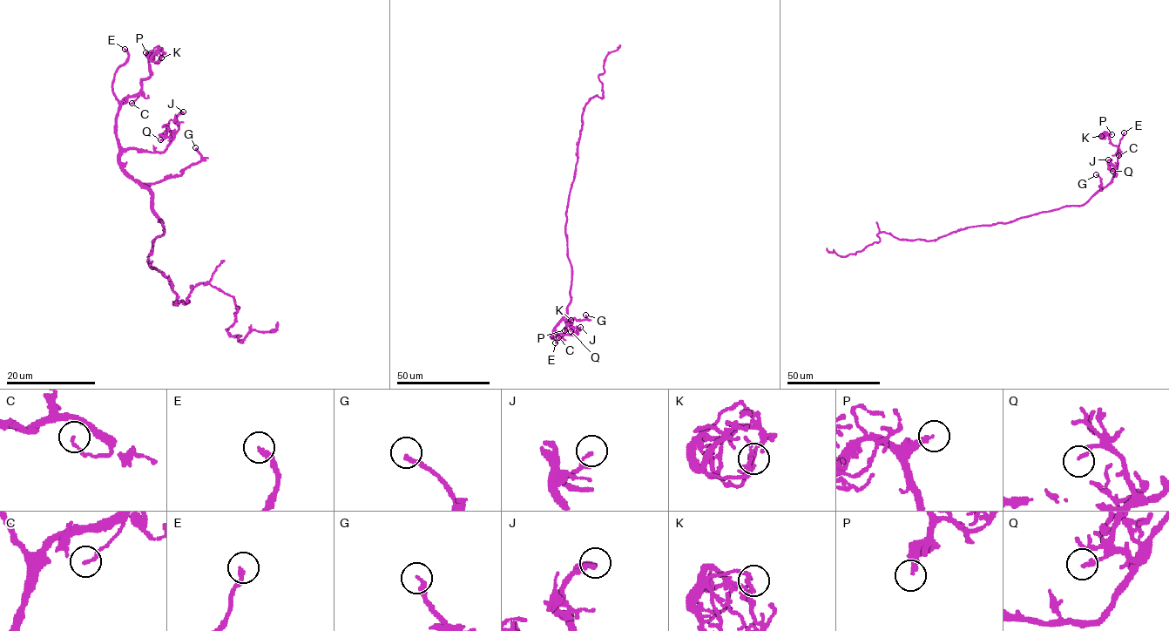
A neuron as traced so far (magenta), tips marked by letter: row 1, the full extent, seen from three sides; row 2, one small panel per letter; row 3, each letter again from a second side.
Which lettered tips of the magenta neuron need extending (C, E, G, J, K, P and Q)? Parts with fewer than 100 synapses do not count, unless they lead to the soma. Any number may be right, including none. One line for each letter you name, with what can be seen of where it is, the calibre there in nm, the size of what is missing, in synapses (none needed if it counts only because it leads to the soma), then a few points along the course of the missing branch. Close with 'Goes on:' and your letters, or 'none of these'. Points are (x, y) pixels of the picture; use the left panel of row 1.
E: (125, 49) | 200 nm | (125, 49), (99, 52), (85, 45), (72, 25), (71, 17)
Goes on: E

